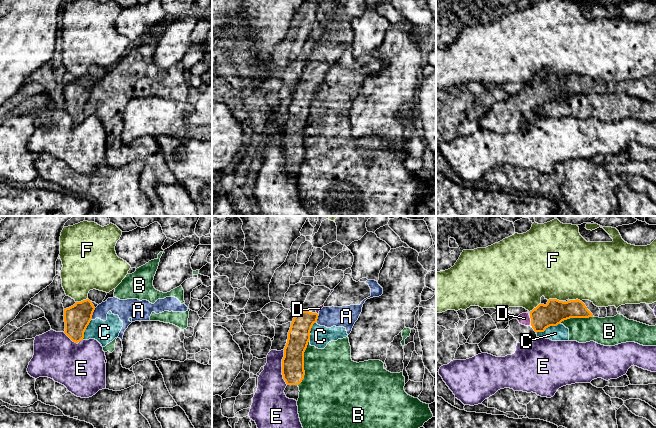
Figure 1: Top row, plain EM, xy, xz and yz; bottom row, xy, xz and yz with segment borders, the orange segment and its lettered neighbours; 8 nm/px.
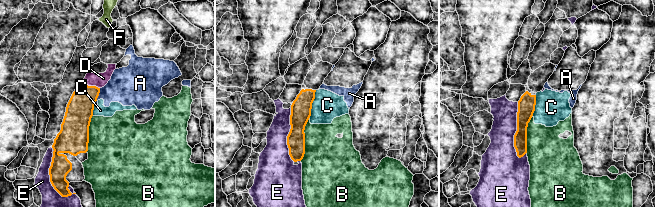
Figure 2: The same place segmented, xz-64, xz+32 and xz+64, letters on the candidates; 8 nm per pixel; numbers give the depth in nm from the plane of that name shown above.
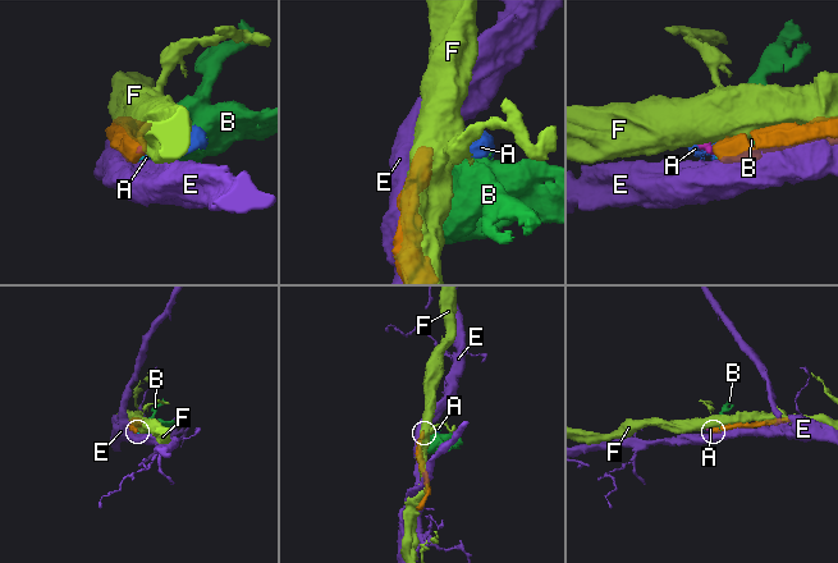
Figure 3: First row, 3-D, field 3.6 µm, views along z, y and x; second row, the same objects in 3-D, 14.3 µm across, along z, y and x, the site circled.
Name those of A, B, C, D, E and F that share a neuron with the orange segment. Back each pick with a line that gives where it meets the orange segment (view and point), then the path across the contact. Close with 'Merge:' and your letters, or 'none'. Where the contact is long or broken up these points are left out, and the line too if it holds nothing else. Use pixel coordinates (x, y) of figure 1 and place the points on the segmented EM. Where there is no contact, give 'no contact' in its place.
D: meets orange in yz at (531, 320); runs through yz (554, 312), (539, 319), (531, 320), (524, 318)
Merge: D

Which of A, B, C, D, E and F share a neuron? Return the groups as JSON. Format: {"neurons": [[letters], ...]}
{"neurons": [["A", "B", "C"], ["D"], ["E"], ["F"]]}

